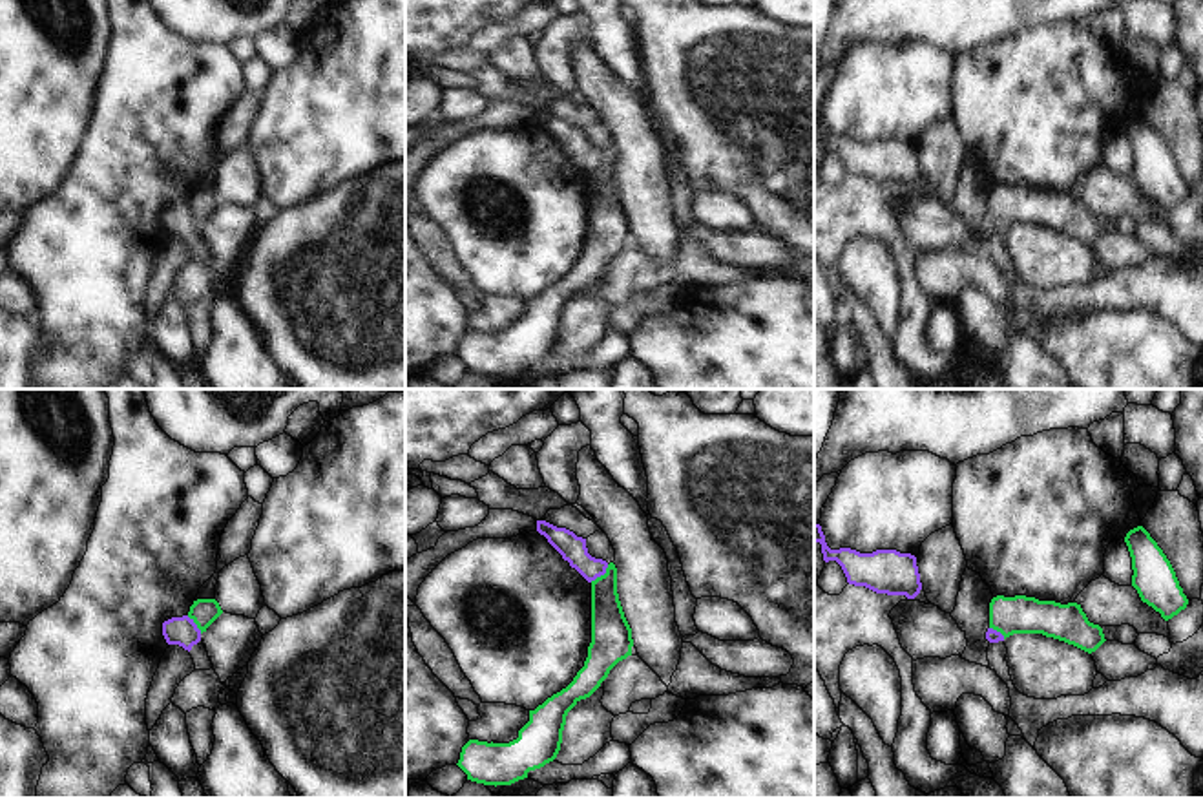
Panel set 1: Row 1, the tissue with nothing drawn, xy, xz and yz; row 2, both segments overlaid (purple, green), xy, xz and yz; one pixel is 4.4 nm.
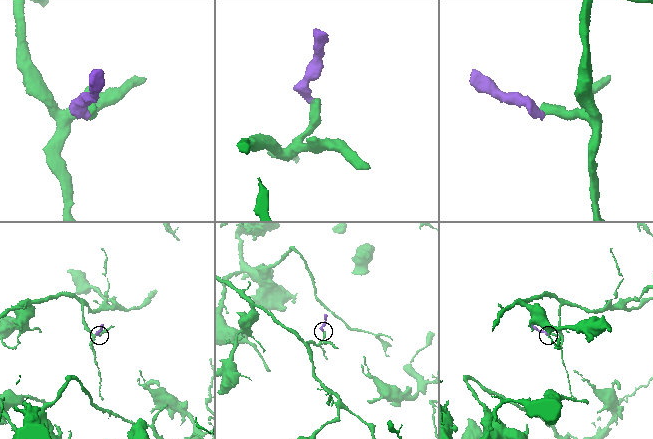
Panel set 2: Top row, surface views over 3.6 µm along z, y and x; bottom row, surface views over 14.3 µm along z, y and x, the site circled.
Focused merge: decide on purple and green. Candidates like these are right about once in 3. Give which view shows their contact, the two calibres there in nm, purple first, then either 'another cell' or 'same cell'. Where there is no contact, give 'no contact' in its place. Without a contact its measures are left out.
xz | 120/160 nm | another cell

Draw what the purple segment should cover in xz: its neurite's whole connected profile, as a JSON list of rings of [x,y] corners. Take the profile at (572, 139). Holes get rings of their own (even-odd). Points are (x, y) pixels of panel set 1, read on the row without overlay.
[[[537,111],[537,122],[570,153],[588,173],[606,164],[608,153],[588,144],[586,130],[566,119]]]

